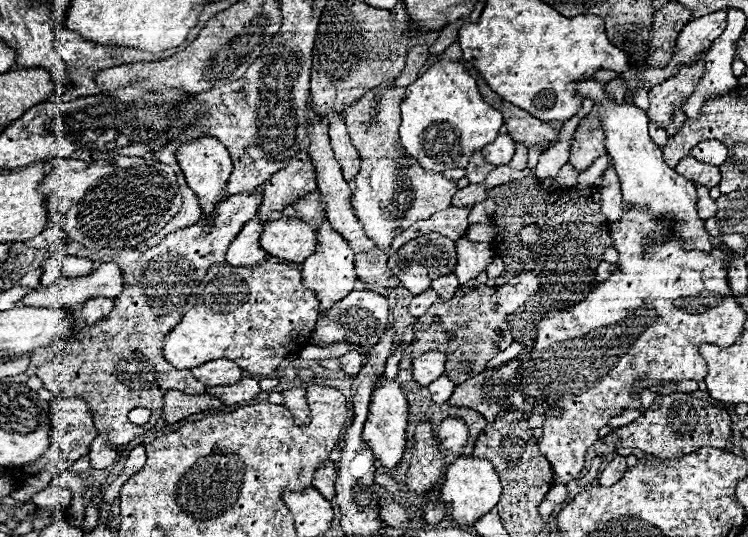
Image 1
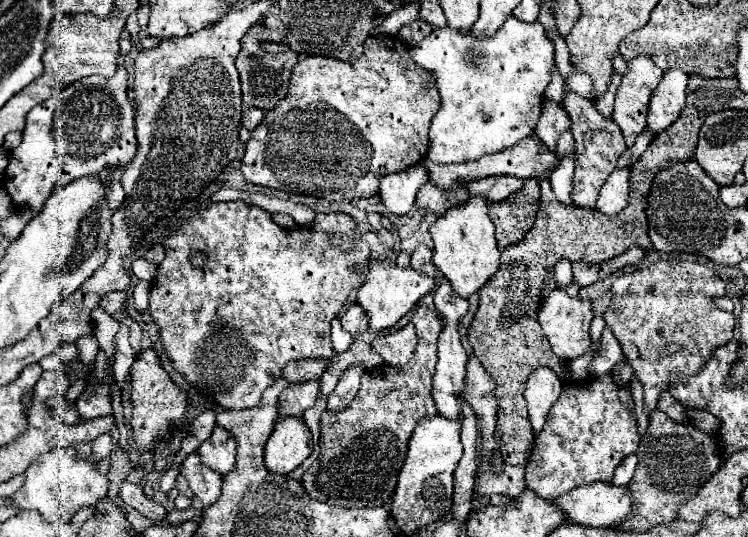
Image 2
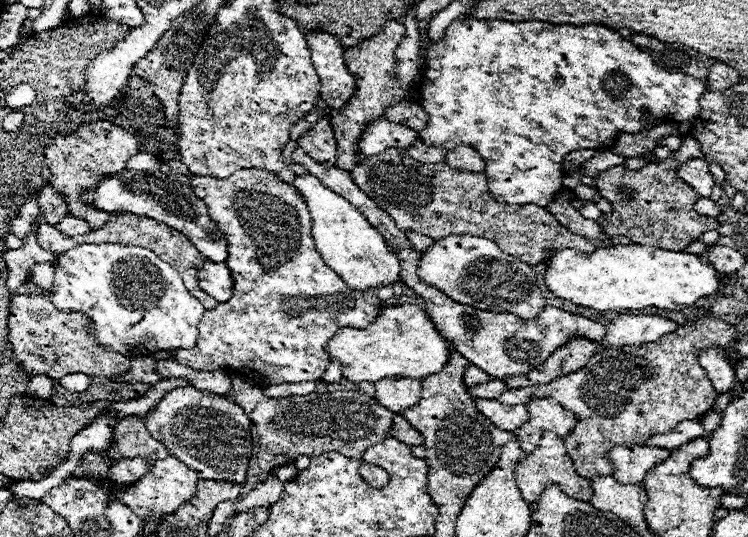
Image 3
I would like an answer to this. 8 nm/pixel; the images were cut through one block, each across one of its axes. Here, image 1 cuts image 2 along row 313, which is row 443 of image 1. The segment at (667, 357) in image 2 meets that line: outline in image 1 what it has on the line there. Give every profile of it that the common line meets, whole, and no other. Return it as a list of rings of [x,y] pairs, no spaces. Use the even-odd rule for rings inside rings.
[[[658,394],[654,404],[644,410],[640,418],[630,422],[628,426],[614,428],[604,444],[612,448],[638,448],[644,454],[650,454],[660,460],[674,460],[684,454],[692,454],[698,448],[726,448],[732,434],[730,414],[718,406],[712,406],[704,400],[696,400],[690,394]]]

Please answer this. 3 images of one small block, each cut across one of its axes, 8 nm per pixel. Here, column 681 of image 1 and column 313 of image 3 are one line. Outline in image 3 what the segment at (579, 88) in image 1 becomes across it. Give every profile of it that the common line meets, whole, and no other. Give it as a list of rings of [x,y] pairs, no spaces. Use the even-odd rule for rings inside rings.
[[[300,174],[294,178],[294,186],[304,196],[312,216],[312,238],[316,250],[320,252],[324,264],[332,268],[350,288],[366,290],[374,286],[394,284],[398,280],[400,264],[390,252],[386,240],[378,230],[374,230],[368,220],[342,196],[326,188],[316,176]]]

